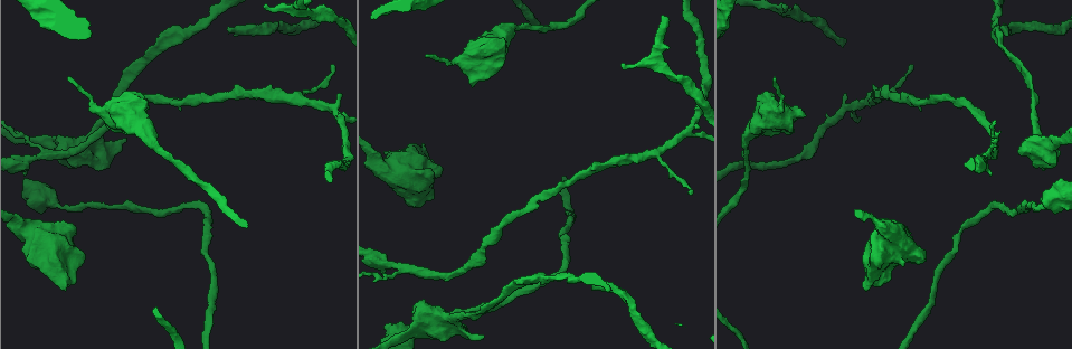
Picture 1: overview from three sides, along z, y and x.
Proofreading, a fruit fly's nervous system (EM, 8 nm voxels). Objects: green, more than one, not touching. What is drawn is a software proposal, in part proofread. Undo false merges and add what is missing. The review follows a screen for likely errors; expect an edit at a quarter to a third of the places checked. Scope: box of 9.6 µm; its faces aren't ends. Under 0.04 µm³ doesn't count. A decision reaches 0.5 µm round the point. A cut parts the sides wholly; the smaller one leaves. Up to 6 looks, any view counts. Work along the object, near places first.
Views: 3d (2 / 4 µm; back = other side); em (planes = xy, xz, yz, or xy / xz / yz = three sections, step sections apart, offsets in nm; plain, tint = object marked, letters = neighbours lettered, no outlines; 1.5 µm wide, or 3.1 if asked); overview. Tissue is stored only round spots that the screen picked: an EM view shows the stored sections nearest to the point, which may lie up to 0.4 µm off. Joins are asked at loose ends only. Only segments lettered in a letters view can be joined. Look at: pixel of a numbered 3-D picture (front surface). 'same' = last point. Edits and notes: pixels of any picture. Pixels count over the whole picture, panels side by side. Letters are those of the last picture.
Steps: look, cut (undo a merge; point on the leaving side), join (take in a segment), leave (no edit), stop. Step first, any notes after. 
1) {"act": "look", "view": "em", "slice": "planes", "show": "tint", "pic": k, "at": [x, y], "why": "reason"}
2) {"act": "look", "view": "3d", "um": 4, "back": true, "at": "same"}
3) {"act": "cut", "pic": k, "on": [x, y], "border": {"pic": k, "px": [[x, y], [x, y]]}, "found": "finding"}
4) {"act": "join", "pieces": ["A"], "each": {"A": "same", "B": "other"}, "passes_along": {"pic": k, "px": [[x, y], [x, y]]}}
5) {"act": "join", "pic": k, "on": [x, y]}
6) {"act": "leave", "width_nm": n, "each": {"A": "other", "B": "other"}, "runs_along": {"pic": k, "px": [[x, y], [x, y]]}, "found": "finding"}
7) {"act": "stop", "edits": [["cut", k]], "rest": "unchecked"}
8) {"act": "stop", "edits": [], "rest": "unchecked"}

{"act": "look", "view": "3d", "um": 4, "pic": 1, "at": [150, 140], "why": "calibre changes"}

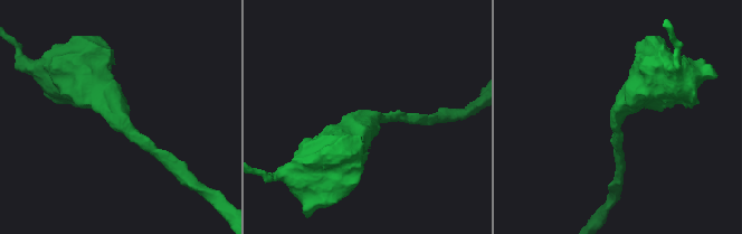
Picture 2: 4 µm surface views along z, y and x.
{"act": "look", "view": "em", "slice": "planes", "show": "tint", "pic": 2, "at": [619, 123]}

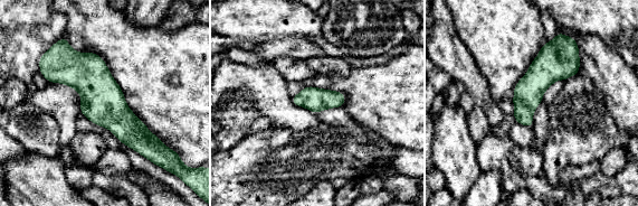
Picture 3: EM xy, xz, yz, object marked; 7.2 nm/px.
{"act": "look", "view": "em", "slice": "planes", "show": "letters", "at": "same"}

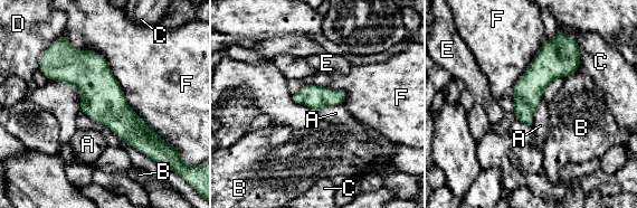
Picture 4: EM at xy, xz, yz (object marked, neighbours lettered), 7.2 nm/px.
{"act": "leave", "each": {"A": "other", "B": "other", "C": "other", "D": "other", "E": "other", "F": "other"}, "border": {"pic": 4, "px": [[542, 97], [533, 110], [531, 125]]}, "found": "all the same neuron"}

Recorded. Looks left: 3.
{"act": "look", "view": "3d", "um": 4, "pic": 1, "at": [419, 207], "why": "thick end"}

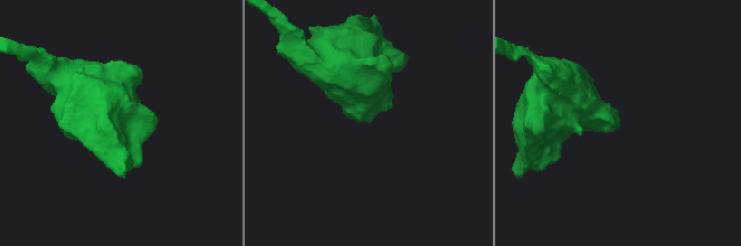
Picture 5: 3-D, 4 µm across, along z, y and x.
{"act": "look", "view": "em", "slice": "xz", "step": 8, "show": "tint", "pic": 5, "at": [616, 127]}

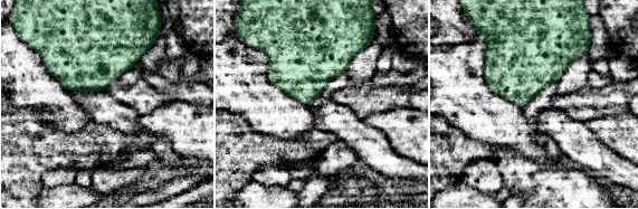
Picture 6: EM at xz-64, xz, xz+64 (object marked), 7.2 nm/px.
{"act": "look", "view": "em", "slice": "planes", "show": "letters", "at": "same", "why": "cut it another way"}

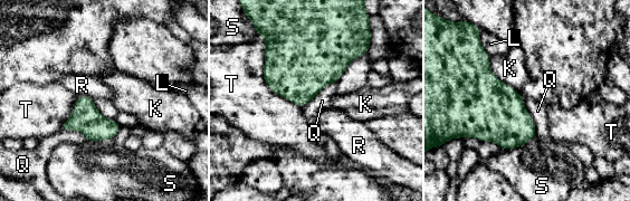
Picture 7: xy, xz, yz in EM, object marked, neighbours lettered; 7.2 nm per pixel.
{"act": "leave", "each": {"K": "other", "L": "other", "Q": "other", "R": "other", "S": "other", "T": "other"}, "border": {"pic": 7, "px": [[522, 96], [535, 136]]}, "found": "none of them fits"}

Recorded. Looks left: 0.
{"act": "stop", "edits": [], "rest": "unchecked"}

